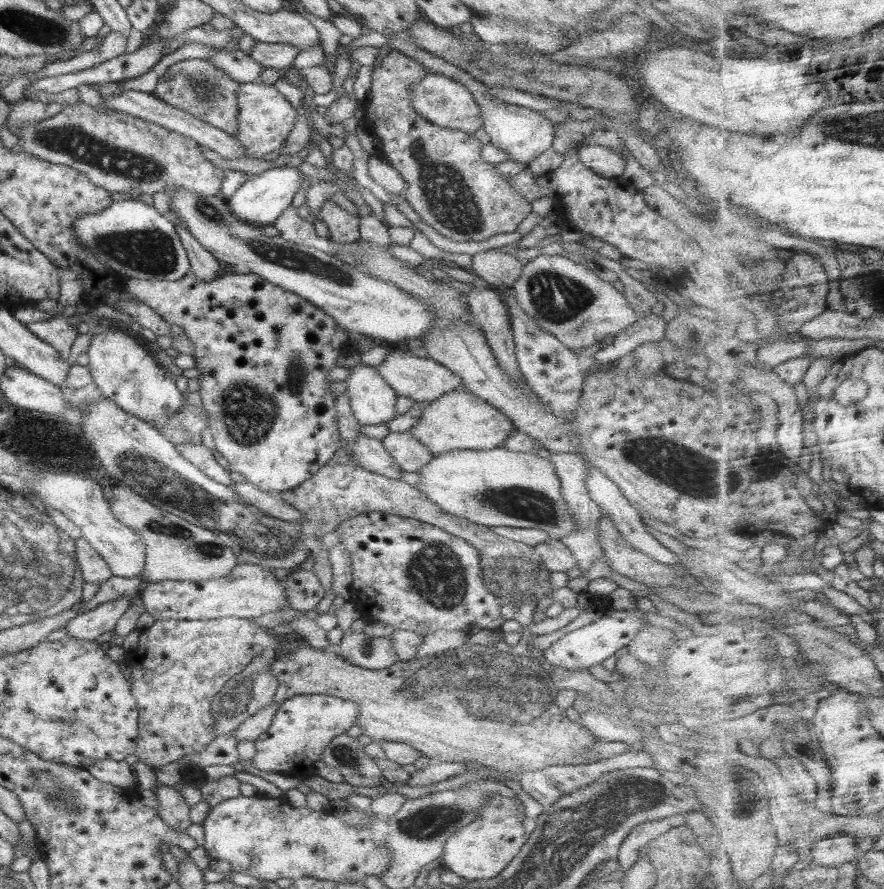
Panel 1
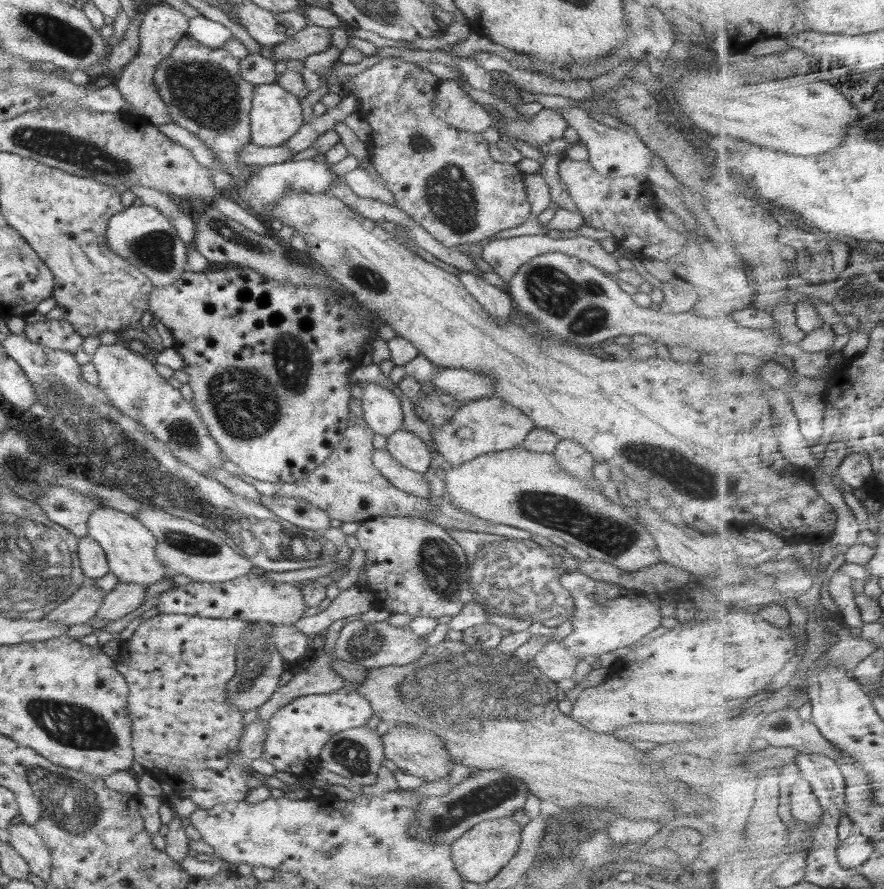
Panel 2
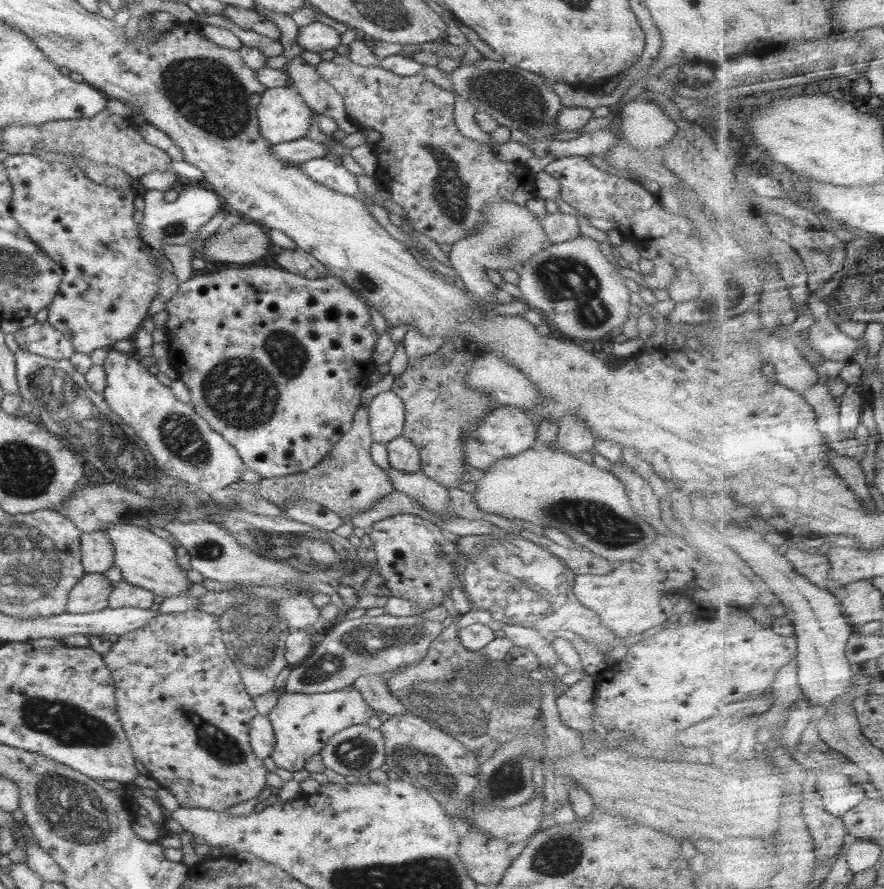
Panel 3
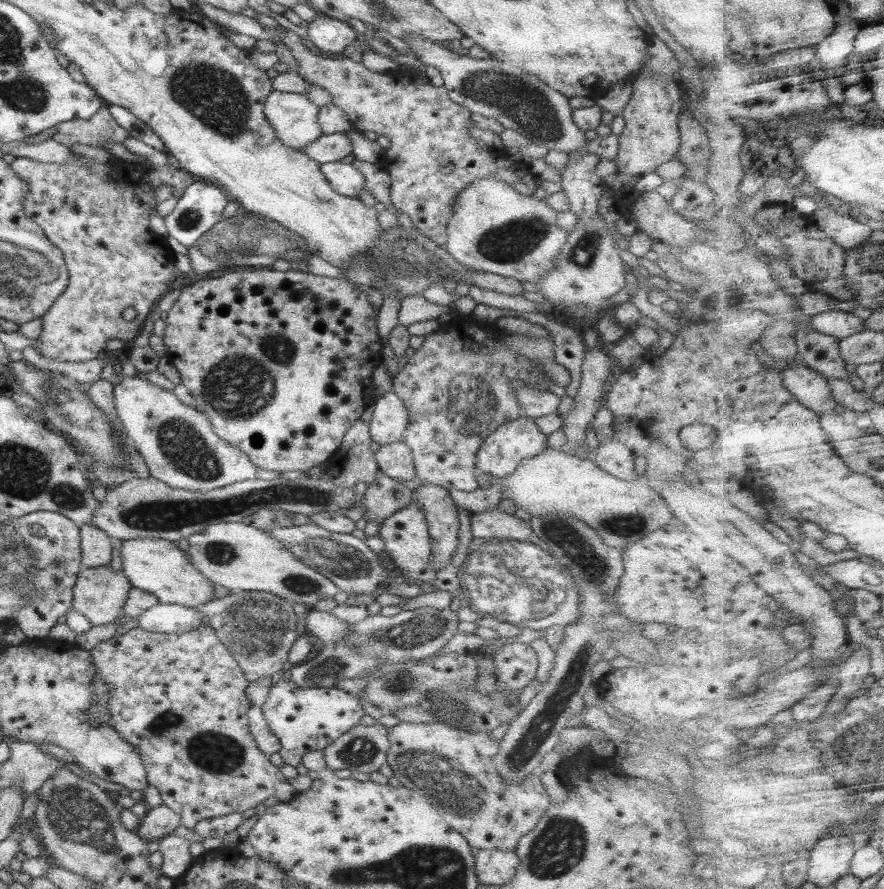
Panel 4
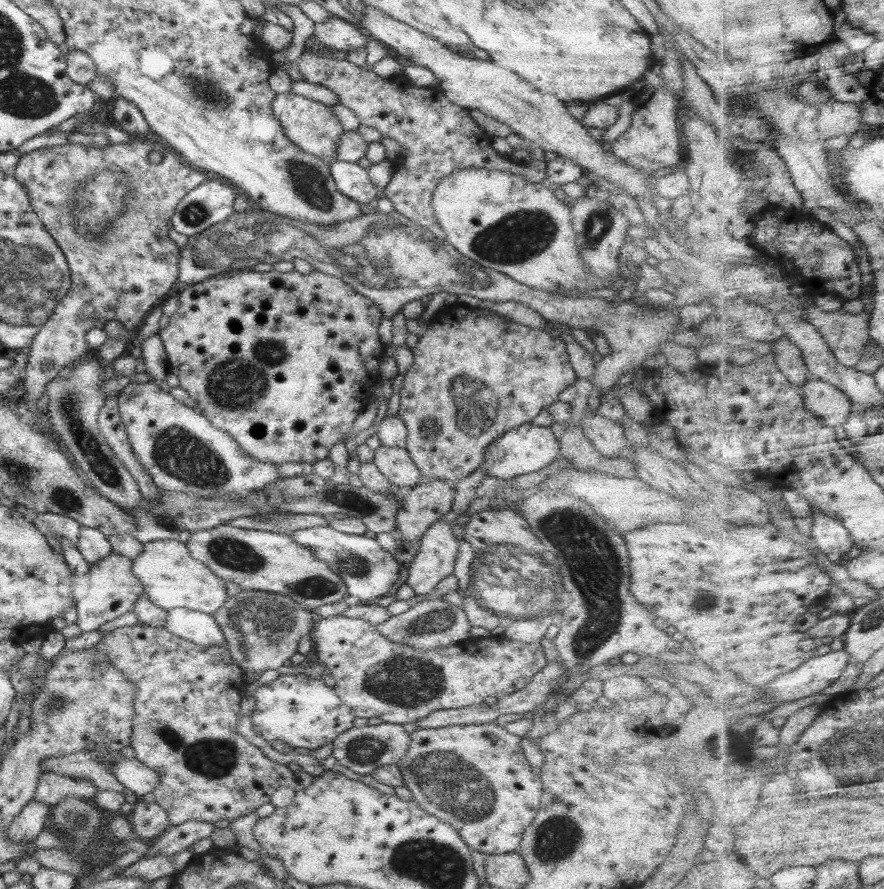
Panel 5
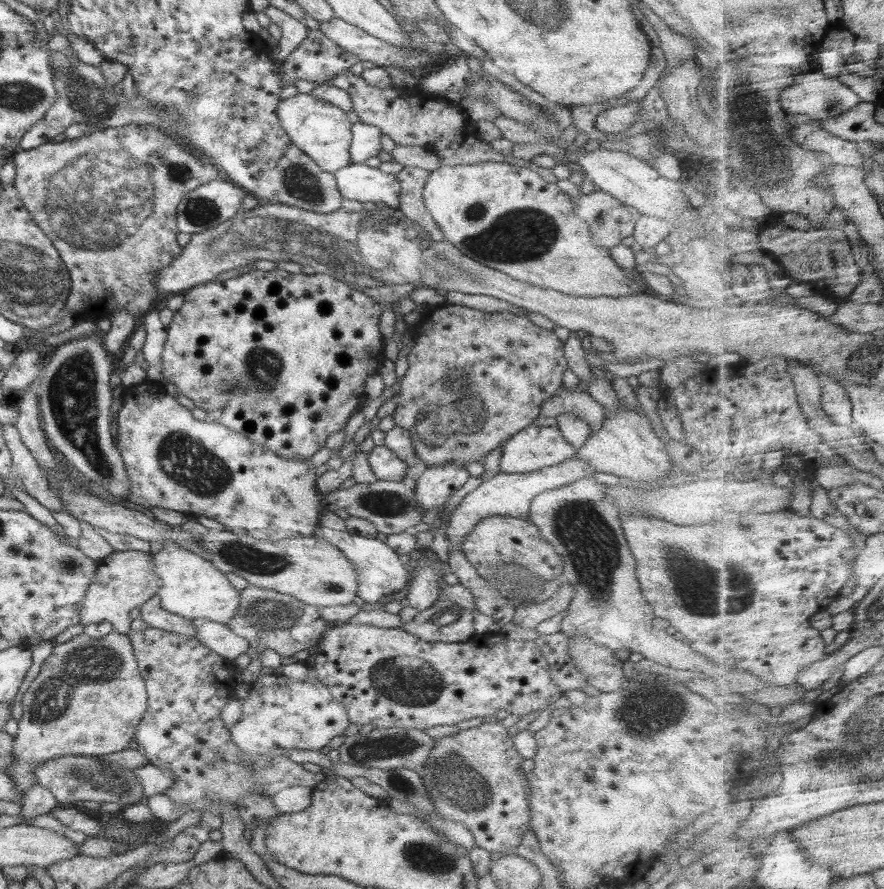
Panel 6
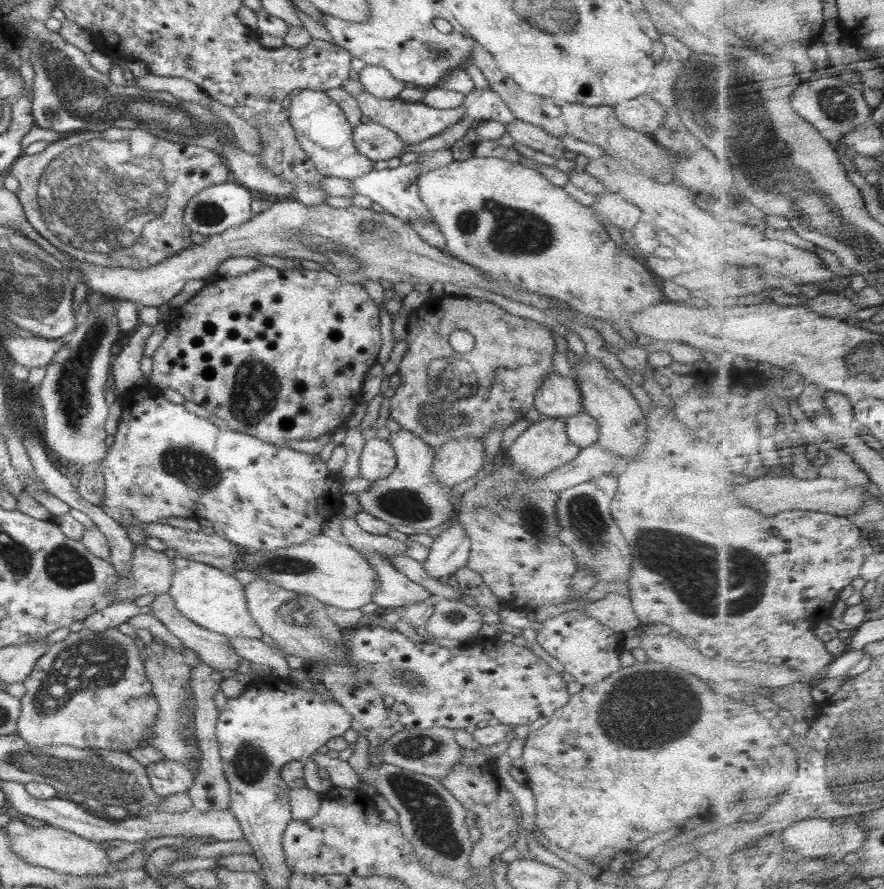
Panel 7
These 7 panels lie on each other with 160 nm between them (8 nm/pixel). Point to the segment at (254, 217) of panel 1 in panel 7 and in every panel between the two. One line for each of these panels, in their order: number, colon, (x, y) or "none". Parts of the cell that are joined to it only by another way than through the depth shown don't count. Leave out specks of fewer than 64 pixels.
2: (266, 185)
3: (335, 176)
4: (346, 179)
5: (352, 180)
6: (360, 182)
7: (395, 189)

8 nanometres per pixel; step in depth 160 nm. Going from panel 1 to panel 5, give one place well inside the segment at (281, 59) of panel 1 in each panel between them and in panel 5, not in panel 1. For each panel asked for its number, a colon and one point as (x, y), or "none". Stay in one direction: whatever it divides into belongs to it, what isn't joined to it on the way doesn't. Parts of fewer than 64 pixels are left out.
2: (315, 39)
3: (317, 37)
4: (331, 36)
5: (337, 34)

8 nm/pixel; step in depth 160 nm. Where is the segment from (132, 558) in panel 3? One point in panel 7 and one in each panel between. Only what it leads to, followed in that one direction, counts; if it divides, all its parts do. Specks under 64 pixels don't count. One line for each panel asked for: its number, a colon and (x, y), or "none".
4: (158, 566)
5: (172, 579)
6: (191, 587)
7: (213, 599)

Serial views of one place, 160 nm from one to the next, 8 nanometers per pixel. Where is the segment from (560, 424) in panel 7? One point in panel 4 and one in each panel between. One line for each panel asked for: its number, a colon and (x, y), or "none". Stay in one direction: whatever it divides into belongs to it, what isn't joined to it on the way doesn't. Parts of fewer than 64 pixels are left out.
4: (501, 451)
5: (528, 448)
6: (536, 447)

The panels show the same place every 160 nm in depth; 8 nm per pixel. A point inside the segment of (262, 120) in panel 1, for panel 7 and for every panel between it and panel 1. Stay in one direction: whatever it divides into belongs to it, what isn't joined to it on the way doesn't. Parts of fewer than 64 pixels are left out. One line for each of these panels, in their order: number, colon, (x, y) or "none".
2: (276, 115)
3: (283, 116)
4: (294, 117)
5: (311, 126)
6: (323, 131)
7: (322, 130)

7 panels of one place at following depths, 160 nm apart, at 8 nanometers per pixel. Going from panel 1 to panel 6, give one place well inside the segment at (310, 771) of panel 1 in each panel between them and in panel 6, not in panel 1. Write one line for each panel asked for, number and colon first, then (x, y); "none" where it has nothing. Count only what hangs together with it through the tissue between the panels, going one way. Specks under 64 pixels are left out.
2: (295, 734)
3: (302, 723)
4: (304, 719)
5: (302, 711)
6: (279, 715)

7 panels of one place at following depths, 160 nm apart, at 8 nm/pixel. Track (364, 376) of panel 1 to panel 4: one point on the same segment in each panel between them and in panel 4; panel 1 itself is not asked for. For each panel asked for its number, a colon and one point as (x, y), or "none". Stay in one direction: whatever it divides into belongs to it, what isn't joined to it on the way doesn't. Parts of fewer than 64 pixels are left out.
2: (381, 408)
3: (386, 411)
4: (389, 421)

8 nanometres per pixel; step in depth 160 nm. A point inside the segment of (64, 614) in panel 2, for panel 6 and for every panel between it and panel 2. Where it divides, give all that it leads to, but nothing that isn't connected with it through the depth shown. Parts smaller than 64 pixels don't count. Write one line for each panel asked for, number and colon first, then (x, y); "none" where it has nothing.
3: (91, 593)
4: (99, 592)
5: (113, 590)
6: (124, 581)

